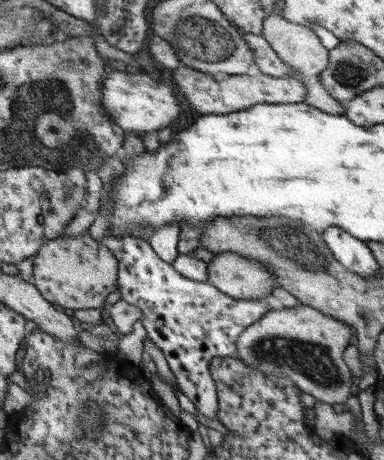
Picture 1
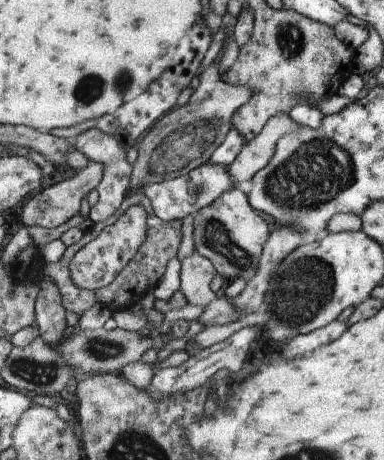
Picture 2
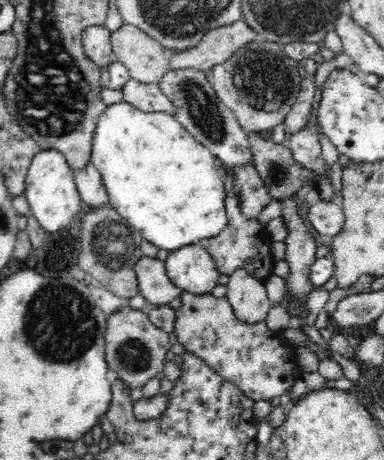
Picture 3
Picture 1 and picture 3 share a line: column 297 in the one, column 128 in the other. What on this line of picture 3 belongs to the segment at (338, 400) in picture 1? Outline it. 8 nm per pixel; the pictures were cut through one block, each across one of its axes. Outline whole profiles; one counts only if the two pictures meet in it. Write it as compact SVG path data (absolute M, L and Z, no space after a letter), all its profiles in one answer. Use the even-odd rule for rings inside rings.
M124 306L122 310L116 310L112 316L108 316L108 330L106 330L106 358L110 364L110 370L118 374L132 390L144 388L152 378L156 378L160 372L164 372L166 354L172 348L170 334L152 324L150 316L140 310L132 310L130 306Z

